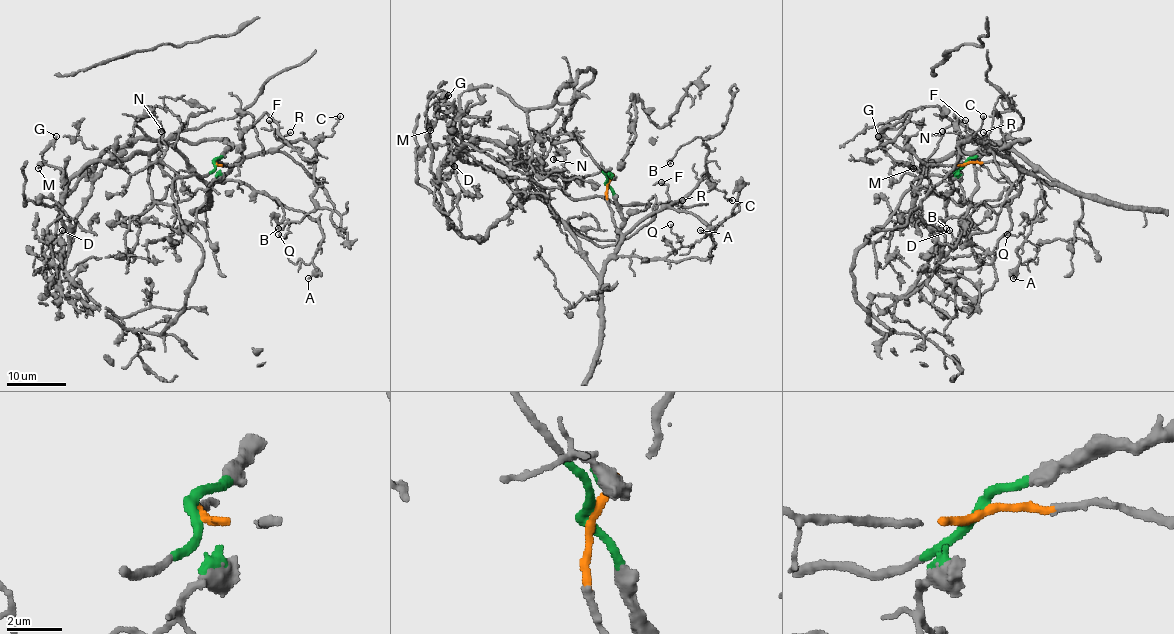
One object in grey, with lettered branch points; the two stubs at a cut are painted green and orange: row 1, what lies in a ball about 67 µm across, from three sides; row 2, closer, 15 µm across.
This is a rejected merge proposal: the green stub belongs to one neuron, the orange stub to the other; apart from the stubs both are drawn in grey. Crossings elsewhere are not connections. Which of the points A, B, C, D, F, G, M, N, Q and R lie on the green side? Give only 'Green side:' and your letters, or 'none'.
Green side: D, G, M, N

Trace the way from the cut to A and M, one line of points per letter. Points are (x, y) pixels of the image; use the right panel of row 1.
A: (965, 164), (1013, 164), (1038, 180), (1044, 206), (1017, 250), (1017, 271), (1013, 279)
M: (965, 164), (920, 176), (923, 161), (917, 179), (891, 176), (895, 161), (913, 168)

